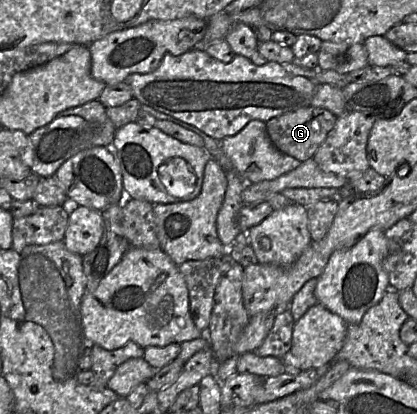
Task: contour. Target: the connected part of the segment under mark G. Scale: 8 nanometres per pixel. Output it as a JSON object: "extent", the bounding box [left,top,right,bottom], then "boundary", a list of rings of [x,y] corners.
{"extent":[265,106,336,163],"boundary":[[[310,106],[276,116],[265,123],[274,146],[302,163],[313,157],[336,120],[329,110]]]}

